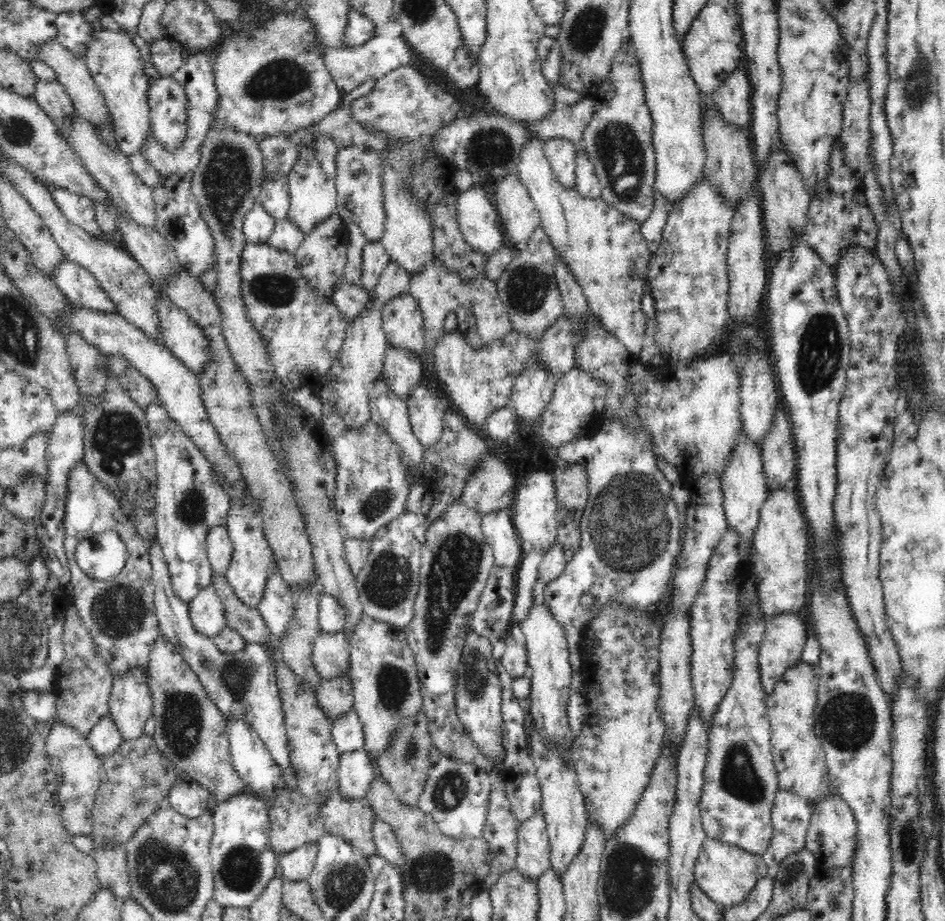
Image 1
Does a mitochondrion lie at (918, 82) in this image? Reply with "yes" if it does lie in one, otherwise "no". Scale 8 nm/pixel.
yes

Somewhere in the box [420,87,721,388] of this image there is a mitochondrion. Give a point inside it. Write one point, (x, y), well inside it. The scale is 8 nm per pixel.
(620, 151)

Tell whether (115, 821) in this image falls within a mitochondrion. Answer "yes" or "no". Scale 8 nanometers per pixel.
no

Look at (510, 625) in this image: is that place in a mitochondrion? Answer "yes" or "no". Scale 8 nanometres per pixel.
no

